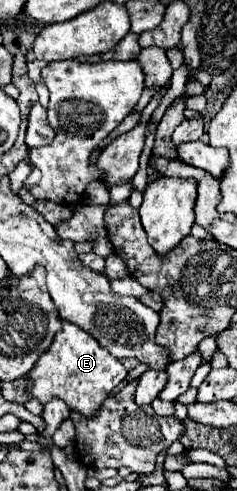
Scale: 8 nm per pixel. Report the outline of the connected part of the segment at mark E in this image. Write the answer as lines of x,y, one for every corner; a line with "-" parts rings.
62,321
62,331
56,333
50,349
38,359
36,367
28,375
32,379
30,393
40,403
48,403
58,397
66,401
70,409
92,417
98,413
108,393
124,381
128,369
116,357
110,357
110,353
106,353
106,349
102,349
92,335
76,329
76,325
68,321

